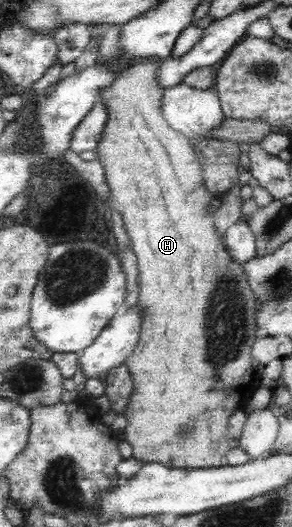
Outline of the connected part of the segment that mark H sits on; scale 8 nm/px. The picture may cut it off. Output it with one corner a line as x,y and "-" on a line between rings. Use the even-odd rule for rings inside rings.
88,24
90,32
90,41
94,39
98,45
97,65
114,67
114,82
106,88
98,90
96,102
106,104
106,124
94,150
96,158
102,165
102,174
108,185
108,202
113,203
112,210
115,209
122,216
124,228
130,239
130,245
136,255
138,262
138,284
139,298
138,307
142,309
141,334
137,339
136,346
131,355
125,360
126,366
130,371
133,380
134,392
131,396
130,404
123,416
127,419
125,428
126,441
133,448
133,457
141,462
156,462
166,465
168,468
208,468
218,467
225,463
226,453
231,449
228,440
231,438
228,430
228,421
230,415
238,409
246,406
247,397
256,386
260,385
259,380
259,363
251,355
254,341
257,340
258,321
256,321
257,298
254,295
244,271
244,265
234,261
229,254
228,247
225,243
224,234
220,234
215,227
215,212
211,208
211,202
216,196
211,194
203,186
203,168
195,153
194,147
190,141
181,132
174,130
163,118
161,109
163,92
157,83
157,70
162,66
163,60
150,59
146,61
128,61
126,53
121,50
119,40
121,39
120,24

